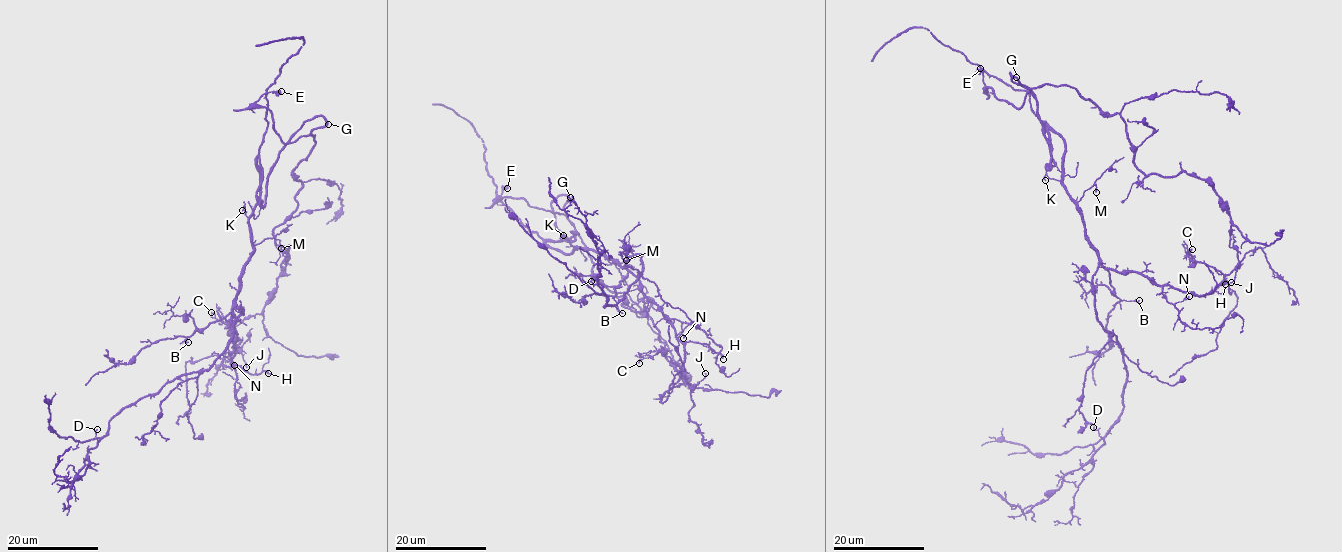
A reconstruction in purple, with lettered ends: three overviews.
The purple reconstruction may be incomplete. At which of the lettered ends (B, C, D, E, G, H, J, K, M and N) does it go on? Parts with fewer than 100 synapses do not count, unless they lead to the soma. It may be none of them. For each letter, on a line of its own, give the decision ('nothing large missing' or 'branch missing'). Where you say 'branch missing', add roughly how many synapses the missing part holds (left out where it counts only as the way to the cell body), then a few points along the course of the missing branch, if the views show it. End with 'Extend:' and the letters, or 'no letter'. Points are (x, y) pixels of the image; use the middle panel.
B: nothing large missing
C: nothing large missing
D: nothing large missing
E: nothing large missing
G: nothing large missing
H: nothing large missing
J: nothing large missing
K: nothing large missing
M: nothing large missing
N: nothing large missing
Extend: no letter

